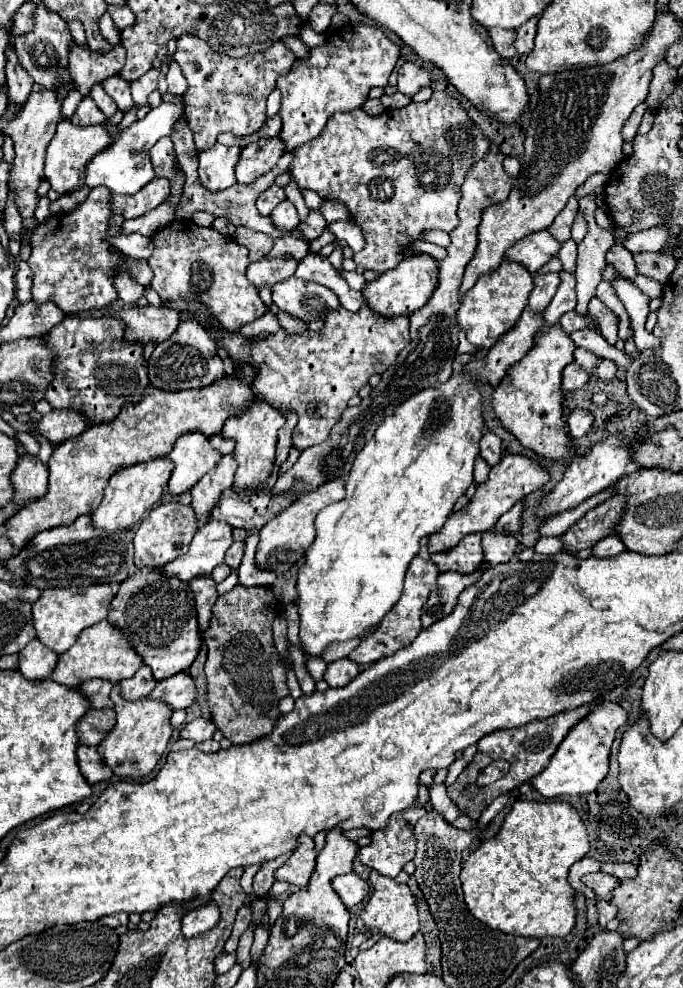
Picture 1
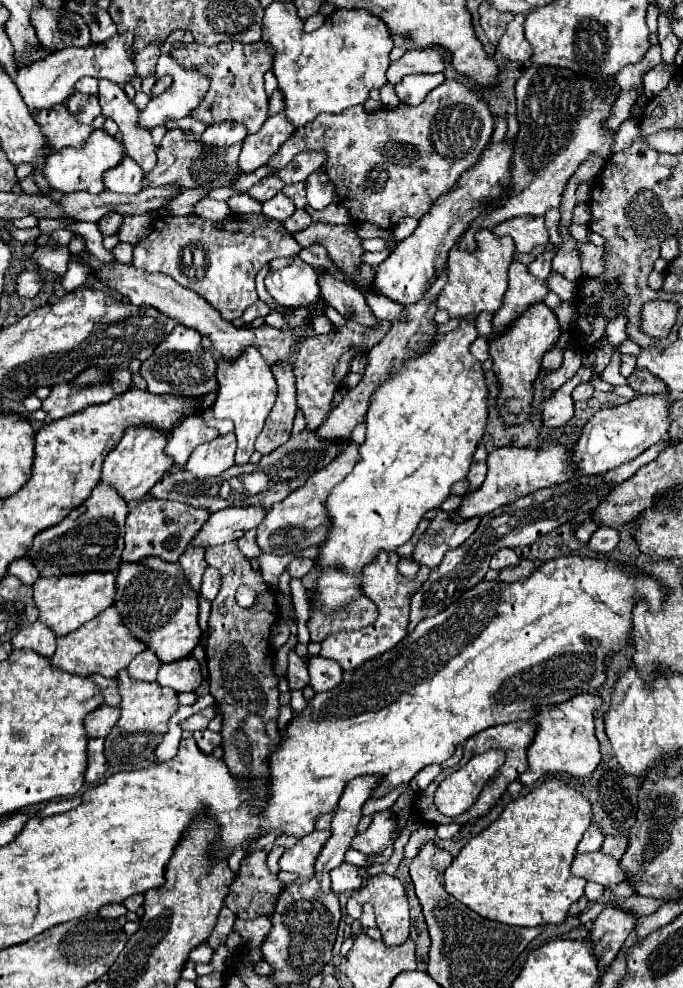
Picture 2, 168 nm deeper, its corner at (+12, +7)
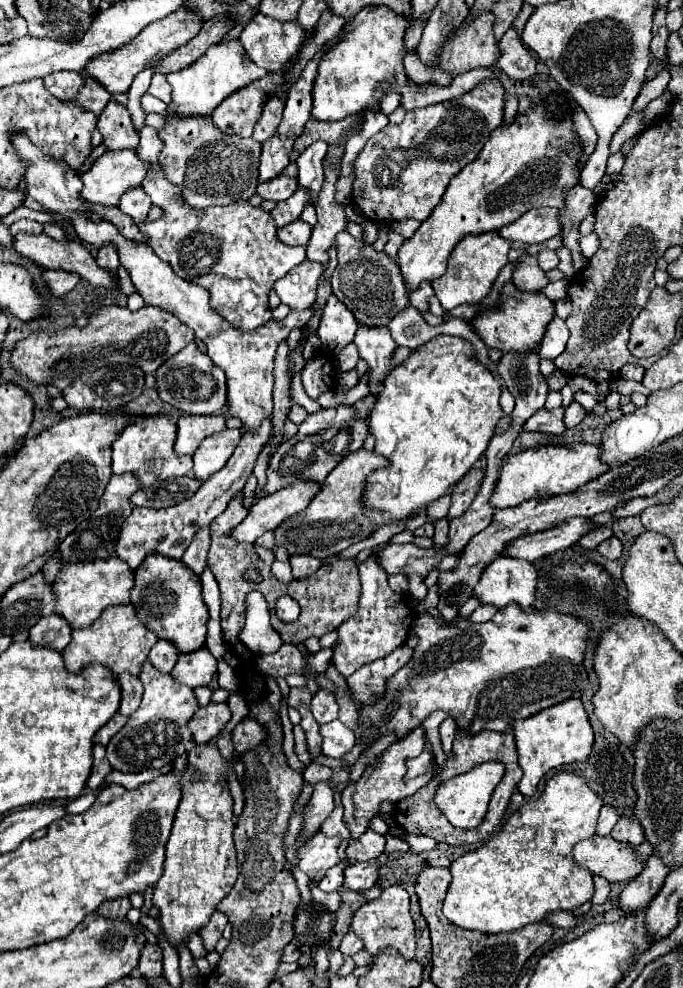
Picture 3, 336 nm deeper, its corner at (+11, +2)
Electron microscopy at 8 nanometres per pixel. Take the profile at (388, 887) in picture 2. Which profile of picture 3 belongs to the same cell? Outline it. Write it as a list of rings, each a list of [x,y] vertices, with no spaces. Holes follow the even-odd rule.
[[[389,886],[383,888],[381,896],[377,900],[365,902],[357,912],[353,914],[351,930],[363,940],[365,948],[375,956],[381,948],[391,946],[397,948],[407,960],[413,958],[415,952],[415,924],[409,914],[409,894],[401,886]]]

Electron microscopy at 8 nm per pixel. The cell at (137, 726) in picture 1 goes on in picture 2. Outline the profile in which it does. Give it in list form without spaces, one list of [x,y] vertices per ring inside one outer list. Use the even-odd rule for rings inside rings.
[[[122,669],[118,675],[120,695],[122,695],[122,717],[114,725],[112,733],[104,741],[104,755],[112,767],[142,767],[142,761],[150,761],[156,747],[160,745],[164,733],[168,731],[170,717],[178,711],[178,693],[174,689],[162,687],[156,681],[144,683],[128,677],[128,671]]]

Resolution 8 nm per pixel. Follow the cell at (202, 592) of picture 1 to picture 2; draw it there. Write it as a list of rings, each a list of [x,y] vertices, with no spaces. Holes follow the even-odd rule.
[[[190,545],[182,555],[180,555],[180,565],[184,569],[186,579],[190,581],[194,591],[200,591],[200,583],[202,583],[202,573],[208,567],[208,563],[204,561],[204,547],[194,547]]]

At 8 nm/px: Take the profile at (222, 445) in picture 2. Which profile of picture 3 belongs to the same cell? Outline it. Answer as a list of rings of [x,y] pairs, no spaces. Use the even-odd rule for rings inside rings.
[[[225,430],[219,434],[213,434],[201,442],[197,452],[193,454],[193,474],[199,480],[207,480],[217,470],[225,466],[225,462],[231,458],[237,442],[241,440],[241,430]]]

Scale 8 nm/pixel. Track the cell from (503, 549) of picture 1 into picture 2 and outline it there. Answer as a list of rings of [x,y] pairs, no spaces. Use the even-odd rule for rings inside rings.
[[[498,549],[494,555],[492,555],[492,561],[490,561],[490,569],[496,569],[496,571],[502,571],[502,569],[508,569],[508,567],[514,567],[520,563],[520,557],[516,551],[512,549]]]

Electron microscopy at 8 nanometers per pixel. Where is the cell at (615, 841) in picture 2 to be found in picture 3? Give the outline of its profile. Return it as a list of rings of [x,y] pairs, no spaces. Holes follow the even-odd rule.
[[[621,818],[617,822],[617,826],[613,828],[611,836],[617,840],[617,842],[623,842],[627,846],[631,846],[633,850],[639,848],[639,844],[643,842],[643,830],[641,830],[641,824],[635,820],[635,818]]]

